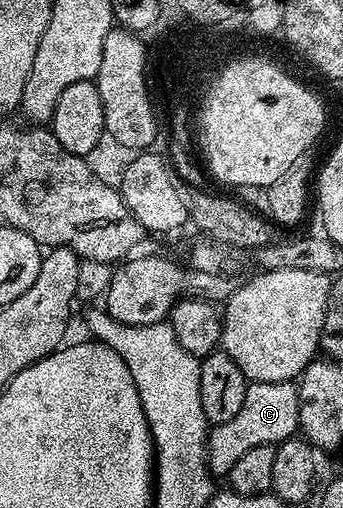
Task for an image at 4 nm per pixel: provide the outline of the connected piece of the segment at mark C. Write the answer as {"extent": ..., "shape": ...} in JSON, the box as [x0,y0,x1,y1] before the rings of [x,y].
{"extent":[206,381,299,478],"shape":[[[256,381],[247,384],[244,403],[240,411],[228,423],[213,426],[206,434],[206,464],[210,466],[215,478],[225,478],[232,471],[234,464],[239,461],[252,447],[261,445],[279,446],[284,441],[299,432],[298,416],[298,386],[294,381],[280,383],[264,383]]]}

